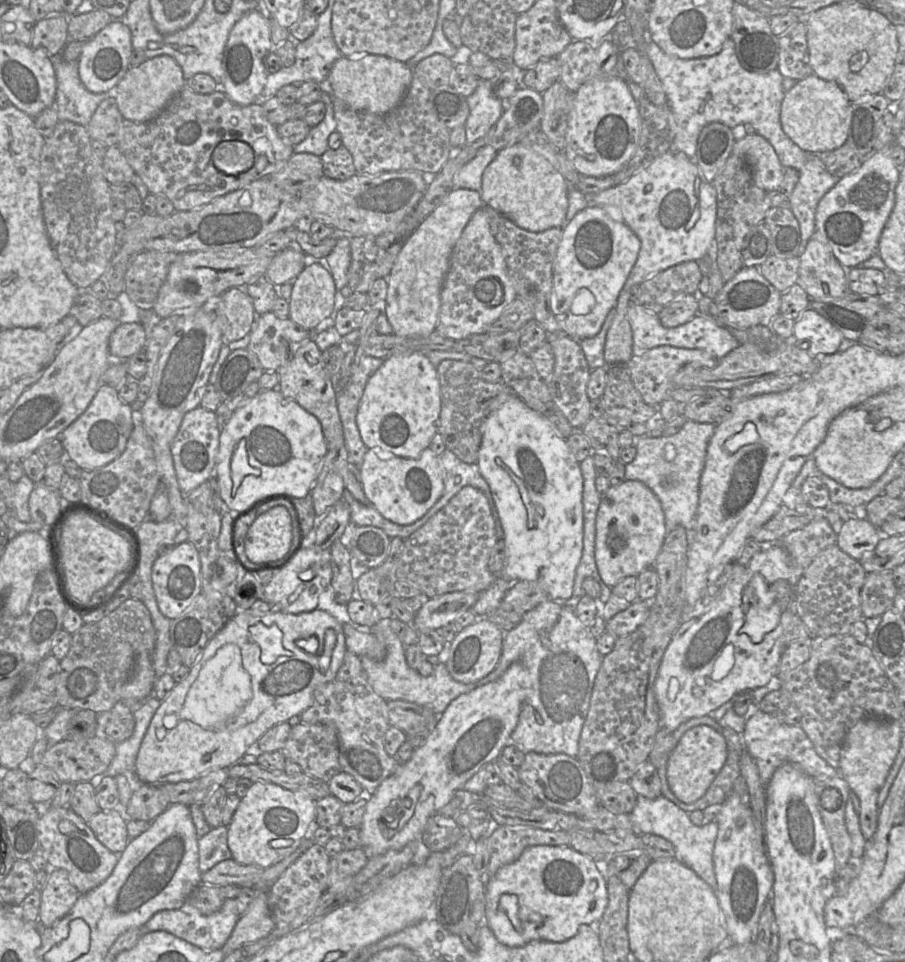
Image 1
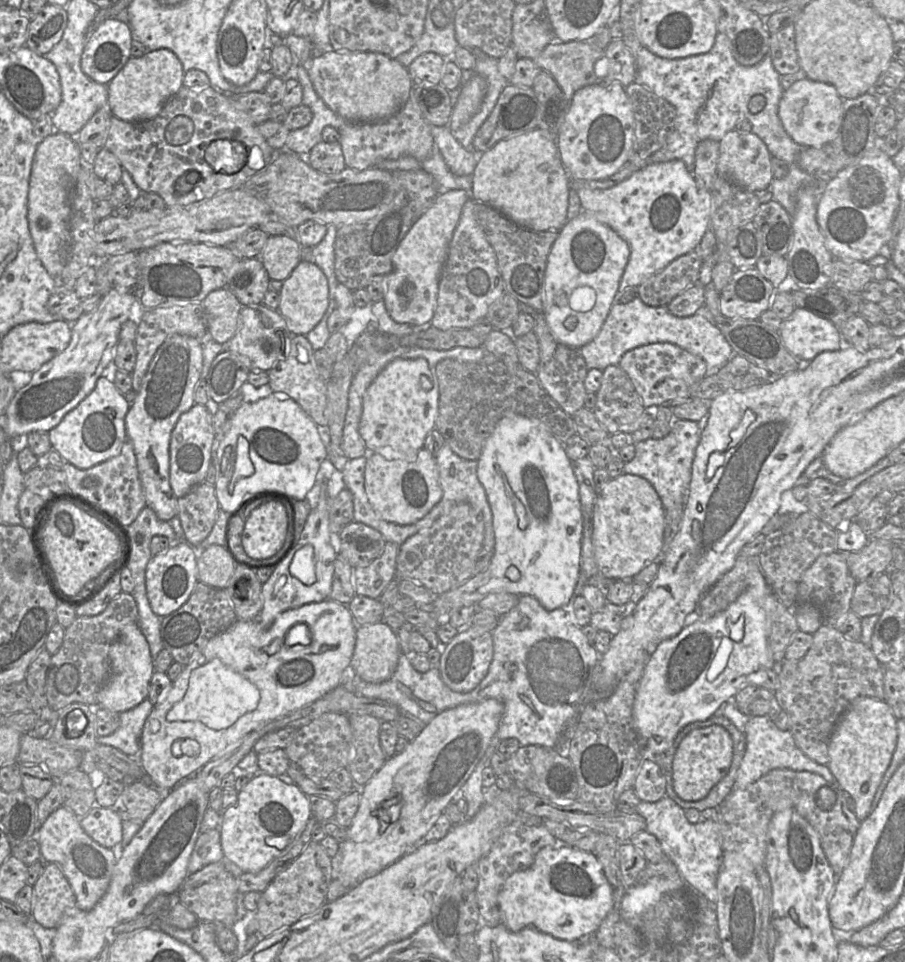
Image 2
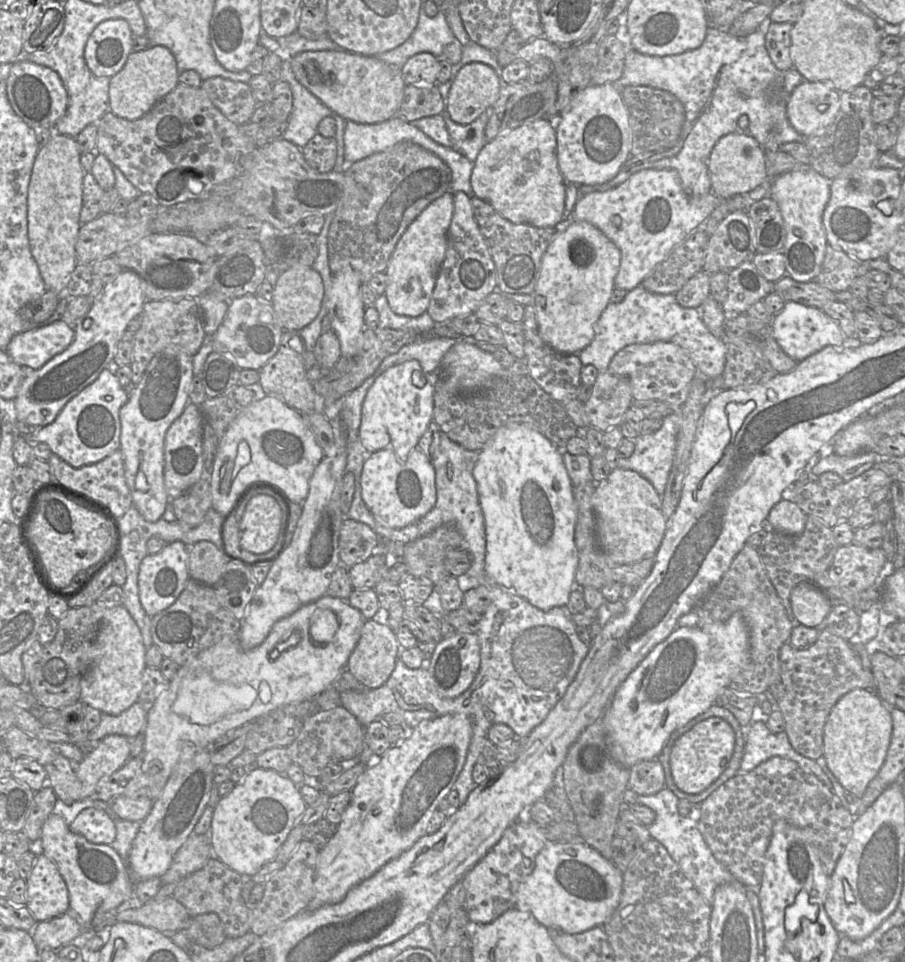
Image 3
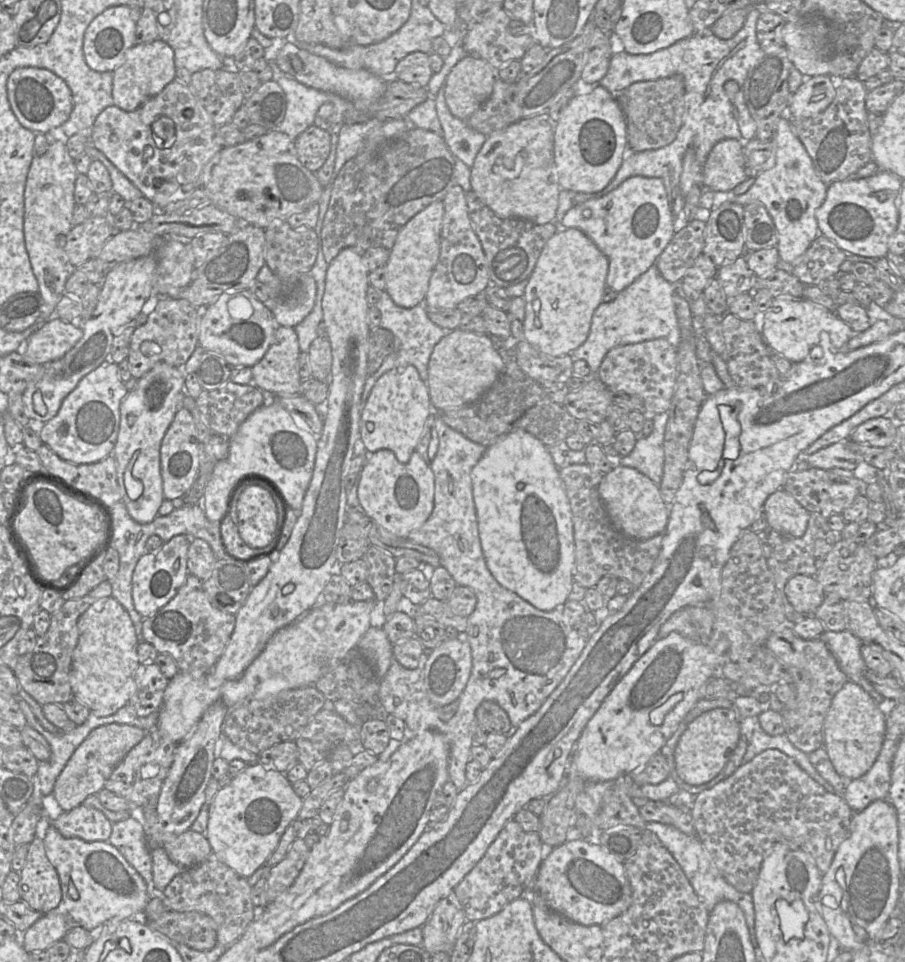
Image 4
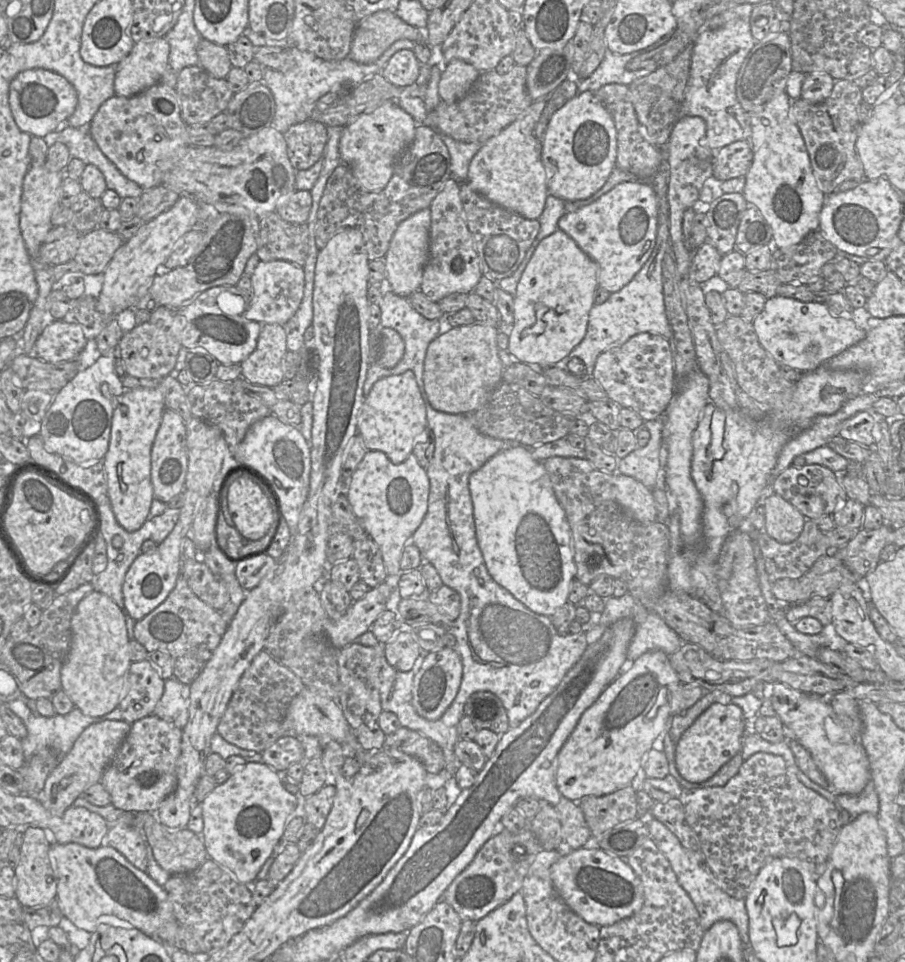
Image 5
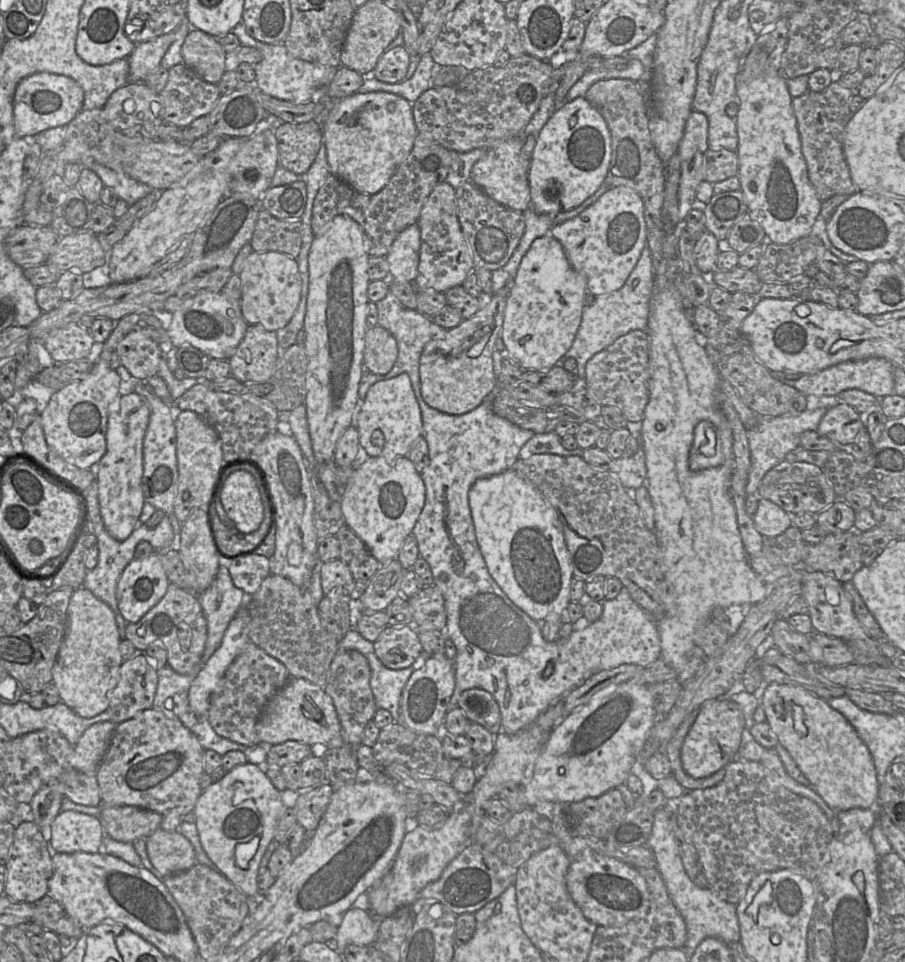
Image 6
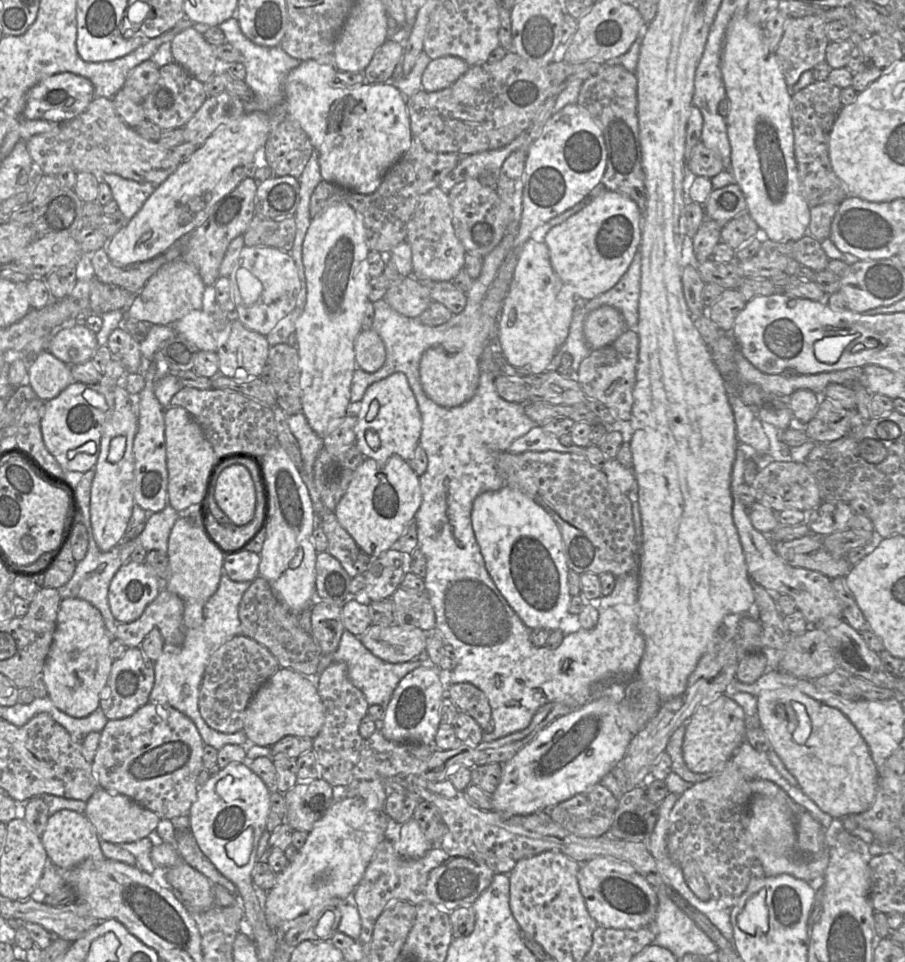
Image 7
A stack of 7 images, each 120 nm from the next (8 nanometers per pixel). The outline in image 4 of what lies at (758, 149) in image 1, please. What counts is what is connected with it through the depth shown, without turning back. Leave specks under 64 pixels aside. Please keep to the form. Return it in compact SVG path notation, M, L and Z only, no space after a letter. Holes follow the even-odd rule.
M724 139L713 146L703 166L703 186L711 191L727 192L748 178L743 144Z

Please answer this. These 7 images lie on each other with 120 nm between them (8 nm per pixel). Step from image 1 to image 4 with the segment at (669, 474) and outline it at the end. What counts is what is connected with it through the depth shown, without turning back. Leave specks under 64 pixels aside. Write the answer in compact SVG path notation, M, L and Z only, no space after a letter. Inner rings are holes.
M668 413L653 417L653 431L648 437L637 440L632 452L619 459L620 466L634 468L659 485L664 466L664 434L668 422Z

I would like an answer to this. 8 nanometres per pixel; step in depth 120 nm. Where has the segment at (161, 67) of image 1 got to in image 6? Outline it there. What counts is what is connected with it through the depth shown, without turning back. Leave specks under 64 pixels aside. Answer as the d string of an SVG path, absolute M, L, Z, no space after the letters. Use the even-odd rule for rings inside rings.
M174 31L152 40L136 44L128 57L129 76L127 83L143 82L160 65L161 60L175 39Z

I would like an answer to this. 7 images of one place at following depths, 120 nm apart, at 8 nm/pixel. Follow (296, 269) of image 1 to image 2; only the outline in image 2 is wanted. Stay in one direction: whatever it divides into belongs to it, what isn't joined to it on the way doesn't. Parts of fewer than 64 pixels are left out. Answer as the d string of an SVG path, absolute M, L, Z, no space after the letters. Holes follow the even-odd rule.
M270 235L261 252L261 261L271 280L286 280L301 262L302 246L294 238Z

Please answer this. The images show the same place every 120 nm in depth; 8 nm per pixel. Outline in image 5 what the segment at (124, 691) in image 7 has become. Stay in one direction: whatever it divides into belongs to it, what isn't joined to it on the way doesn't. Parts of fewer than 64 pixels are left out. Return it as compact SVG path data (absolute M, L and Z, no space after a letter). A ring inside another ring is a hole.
M148 659L132 662L128 675L128 692L119 707L122 720L133 723L153 713L164 692L165 680Z

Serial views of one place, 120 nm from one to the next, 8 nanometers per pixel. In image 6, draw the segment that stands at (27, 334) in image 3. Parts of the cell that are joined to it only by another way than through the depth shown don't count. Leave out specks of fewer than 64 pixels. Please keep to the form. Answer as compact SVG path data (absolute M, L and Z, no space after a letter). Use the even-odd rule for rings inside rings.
M71 322L51 331L42 342L56 363L85 360L93 341L88 331L80 328L75 322Z

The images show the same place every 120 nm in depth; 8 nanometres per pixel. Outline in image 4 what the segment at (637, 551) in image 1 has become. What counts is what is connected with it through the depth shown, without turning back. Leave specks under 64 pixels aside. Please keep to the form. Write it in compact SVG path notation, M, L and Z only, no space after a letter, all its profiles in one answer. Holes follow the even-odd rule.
M627 466L615 467L603 475L599 495L613 526L624 536L642 541L665 531L669 506L661 497L659 485L638 470Z

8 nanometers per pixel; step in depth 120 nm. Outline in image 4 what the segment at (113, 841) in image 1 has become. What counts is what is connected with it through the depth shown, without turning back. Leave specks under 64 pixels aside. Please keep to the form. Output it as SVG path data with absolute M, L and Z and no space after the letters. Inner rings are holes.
M81 804L64 812L50 825L66 838L77 837L92 842L108 841L113 823L96 808Z

